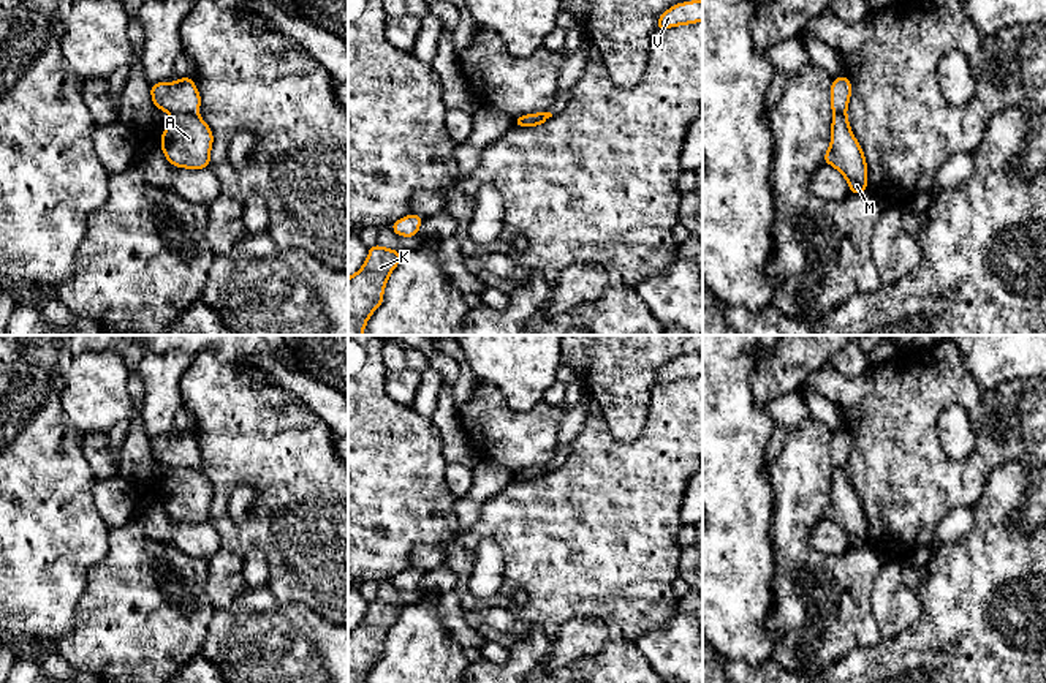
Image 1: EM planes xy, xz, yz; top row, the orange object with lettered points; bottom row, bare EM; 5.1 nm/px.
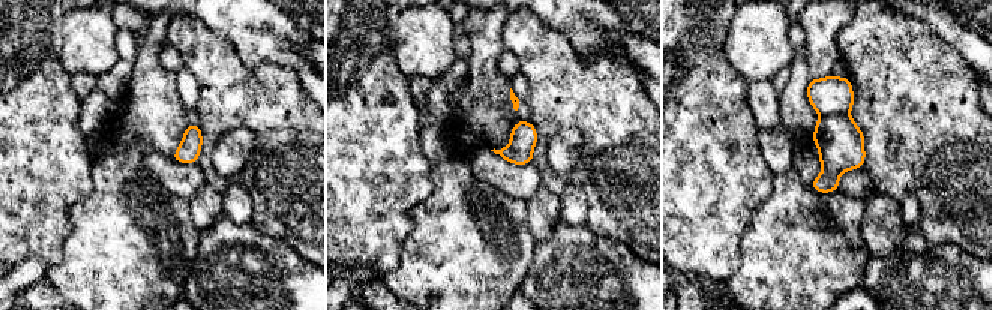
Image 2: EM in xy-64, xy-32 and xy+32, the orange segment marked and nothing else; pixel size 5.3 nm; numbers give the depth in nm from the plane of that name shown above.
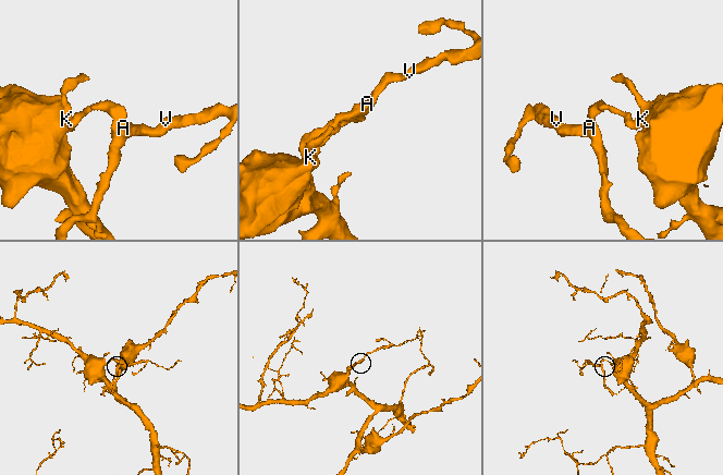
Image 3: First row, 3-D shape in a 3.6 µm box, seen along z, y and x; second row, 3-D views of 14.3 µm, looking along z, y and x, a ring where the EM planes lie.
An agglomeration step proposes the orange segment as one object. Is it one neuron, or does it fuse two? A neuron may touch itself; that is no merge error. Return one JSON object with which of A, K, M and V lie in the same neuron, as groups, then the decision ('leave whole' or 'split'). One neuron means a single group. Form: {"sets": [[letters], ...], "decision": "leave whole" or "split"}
{"sets": [["A", "M", "V"], ["K"]], "decision": "split"}

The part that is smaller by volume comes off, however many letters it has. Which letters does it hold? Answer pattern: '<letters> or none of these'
A, M, V

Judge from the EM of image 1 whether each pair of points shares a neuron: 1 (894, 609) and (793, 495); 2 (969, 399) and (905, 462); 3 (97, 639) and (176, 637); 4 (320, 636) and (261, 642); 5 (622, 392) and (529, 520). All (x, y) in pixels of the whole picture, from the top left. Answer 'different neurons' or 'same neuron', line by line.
1: different neurons
2: same neuron
3: same neuron
4: same neuron
5: different neurons

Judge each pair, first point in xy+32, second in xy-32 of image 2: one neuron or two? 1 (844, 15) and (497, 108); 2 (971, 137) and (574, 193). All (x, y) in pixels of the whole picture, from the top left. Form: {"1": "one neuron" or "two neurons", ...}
{"1": "one neuron", "2": "two neurons"}

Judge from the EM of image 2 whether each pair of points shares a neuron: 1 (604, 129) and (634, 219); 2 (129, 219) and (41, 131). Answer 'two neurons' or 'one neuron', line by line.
1: one neuron
2: two neurons

